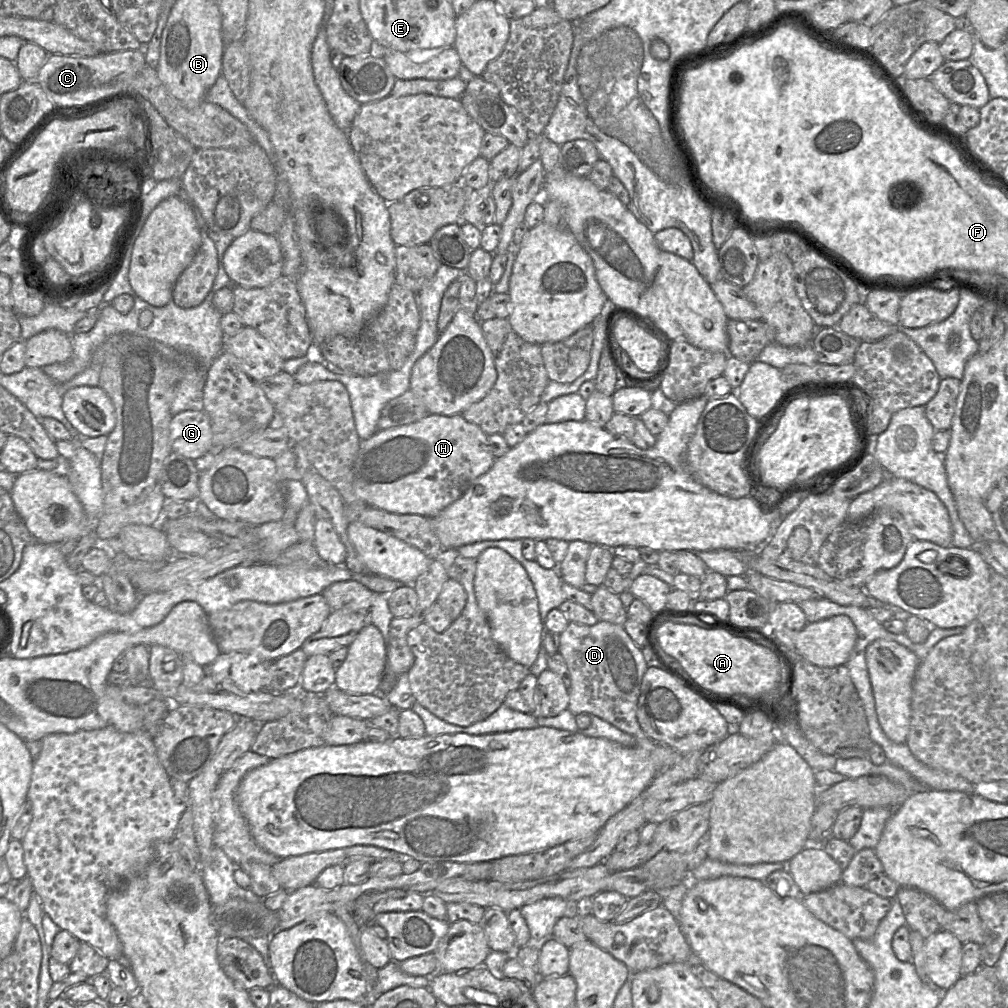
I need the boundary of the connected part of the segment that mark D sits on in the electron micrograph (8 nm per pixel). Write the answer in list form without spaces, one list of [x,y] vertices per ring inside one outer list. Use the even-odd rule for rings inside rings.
[[[598,621],[591,626],[569,622],[560,633],[558,652],[563,656],[570,673],[568,709],[572,714],[595,715],[630,734],[636,739],[636,744],[651,751],[651,757],[660,772],[679,762],[681,754],[651,740],[637,720],[641,681],[648,666],[641,648],[630,638],[624,626],[607,621]]]

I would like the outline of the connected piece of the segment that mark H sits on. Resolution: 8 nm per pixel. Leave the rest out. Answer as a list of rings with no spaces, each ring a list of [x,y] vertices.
[[[428,414],[414,423],[378,430],[370,438],[360,441],[360,447],[352,465],[352,483],[358,498],[369,506],[395,514],[416,514],[425,517],[435,517],[458,500],[478,477],[488,472],[495,460],[488,444],[488,436],[477,425],[466,421],[461,414],[452,416]]]

